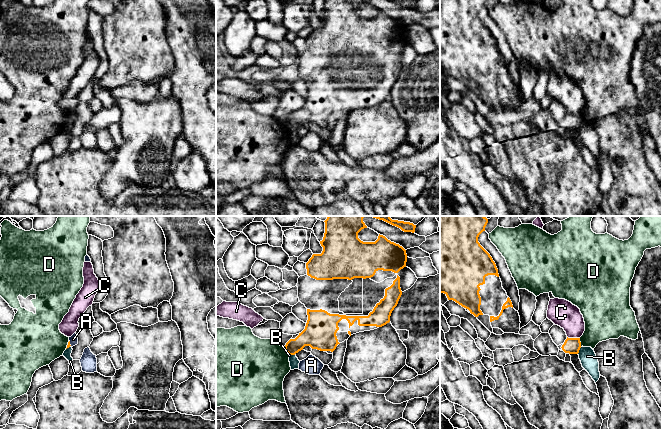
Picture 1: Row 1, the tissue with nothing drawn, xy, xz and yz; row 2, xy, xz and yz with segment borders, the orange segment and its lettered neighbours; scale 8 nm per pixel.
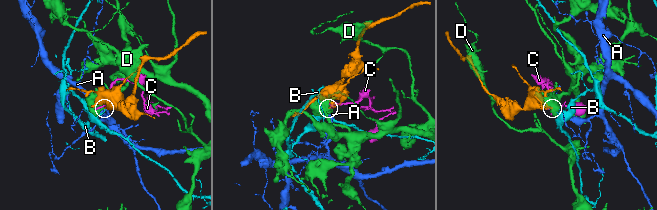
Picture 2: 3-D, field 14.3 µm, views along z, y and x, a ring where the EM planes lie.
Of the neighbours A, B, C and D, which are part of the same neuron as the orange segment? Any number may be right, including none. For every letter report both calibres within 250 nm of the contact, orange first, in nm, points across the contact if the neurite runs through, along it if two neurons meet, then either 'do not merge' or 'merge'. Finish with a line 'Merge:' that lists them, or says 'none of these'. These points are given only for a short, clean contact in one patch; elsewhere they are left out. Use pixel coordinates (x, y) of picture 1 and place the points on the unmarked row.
A: 20/70 nm | along xy (69, 116), (71, 121) | do not merge
B: 130/140 nm | along yz (581, 123), (577, 129) | do not merge
C: 130/220 nm | along yz (567, 112), (579, 114) | do not merge
D: 130/300 nm | do not merge
Merge: none of these

